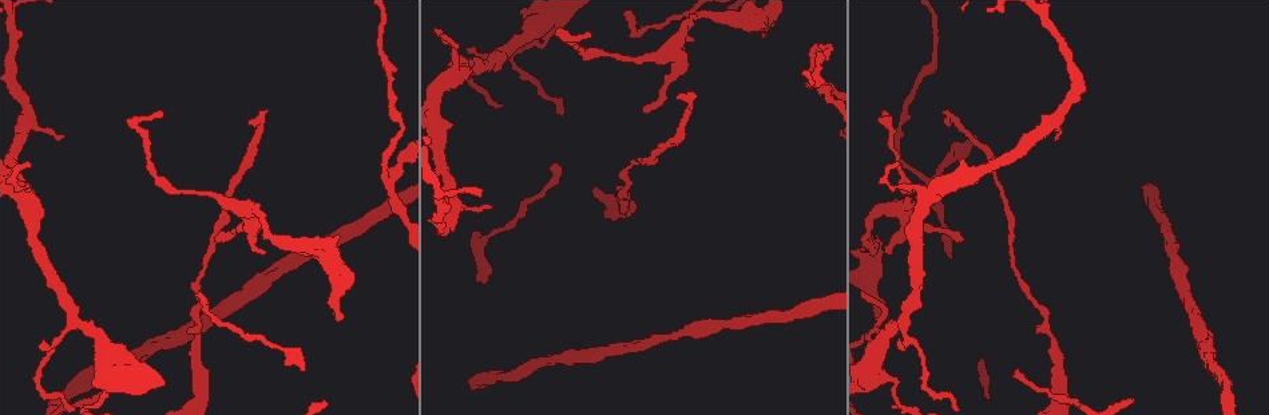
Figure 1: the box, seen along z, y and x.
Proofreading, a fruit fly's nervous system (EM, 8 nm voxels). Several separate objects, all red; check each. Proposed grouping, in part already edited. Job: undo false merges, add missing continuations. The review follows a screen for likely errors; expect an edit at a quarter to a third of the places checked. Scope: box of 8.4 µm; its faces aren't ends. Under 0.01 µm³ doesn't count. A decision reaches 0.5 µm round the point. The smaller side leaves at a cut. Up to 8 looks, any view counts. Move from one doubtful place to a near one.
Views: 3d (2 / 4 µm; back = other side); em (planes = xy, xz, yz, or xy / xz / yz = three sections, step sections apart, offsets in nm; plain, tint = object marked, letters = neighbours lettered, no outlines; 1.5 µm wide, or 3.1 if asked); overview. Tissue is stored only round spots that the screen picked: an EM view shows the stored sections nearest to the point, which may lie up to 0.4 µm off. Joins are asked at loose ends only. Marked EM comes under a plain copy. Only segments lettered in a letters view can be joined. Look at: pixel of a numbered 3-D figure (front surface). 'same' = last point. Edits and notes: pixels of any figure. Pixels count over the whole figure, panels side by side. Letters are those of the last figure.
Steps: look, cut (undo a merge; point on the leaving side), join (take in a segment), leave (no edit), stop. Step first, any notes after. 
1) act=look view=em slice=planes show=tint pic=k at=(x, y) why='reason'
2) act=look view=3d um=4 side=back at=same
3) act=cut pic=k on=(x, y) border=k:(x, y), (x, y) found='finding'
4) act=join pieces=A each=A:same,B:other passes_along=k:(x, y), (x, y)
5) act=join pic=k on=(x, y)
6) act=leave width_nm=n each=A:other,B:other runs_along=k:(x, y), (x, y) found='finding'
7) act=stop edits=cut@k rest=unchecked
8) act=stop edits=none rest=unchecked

act=look view=3d um=2 pic=1 at=(137, 128) why='sharp bend'

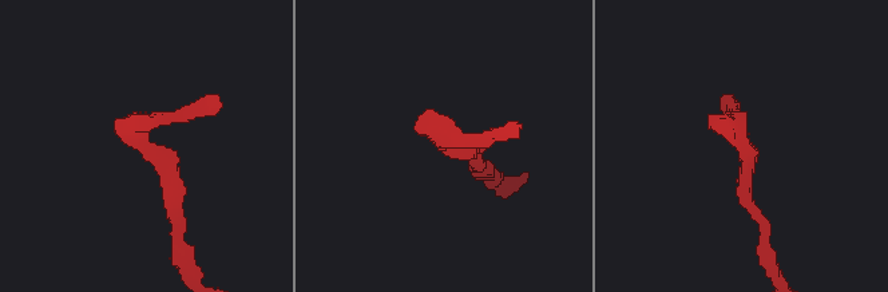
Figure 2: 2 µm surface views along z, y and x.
act=look view=em slice=planes show=tint pic=2 at=(452, 142) why='now the EM'

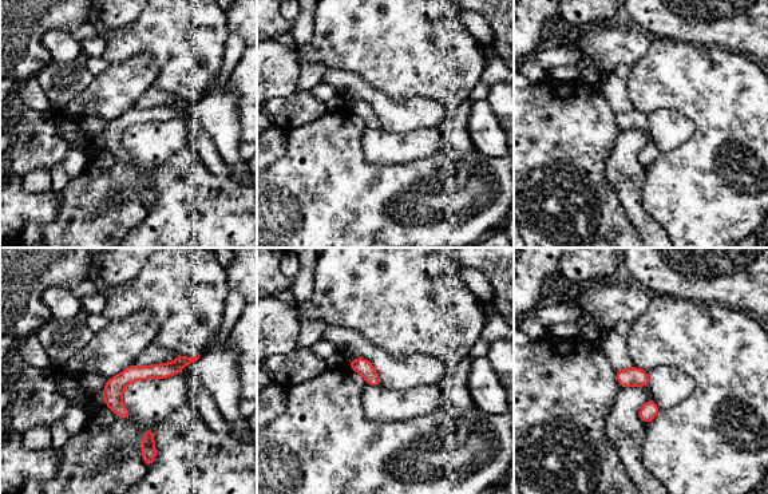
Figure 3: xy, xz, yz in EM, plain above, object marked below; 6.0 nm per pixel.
act=look view=em slice=planes show=letters at=same why='what lies round it'

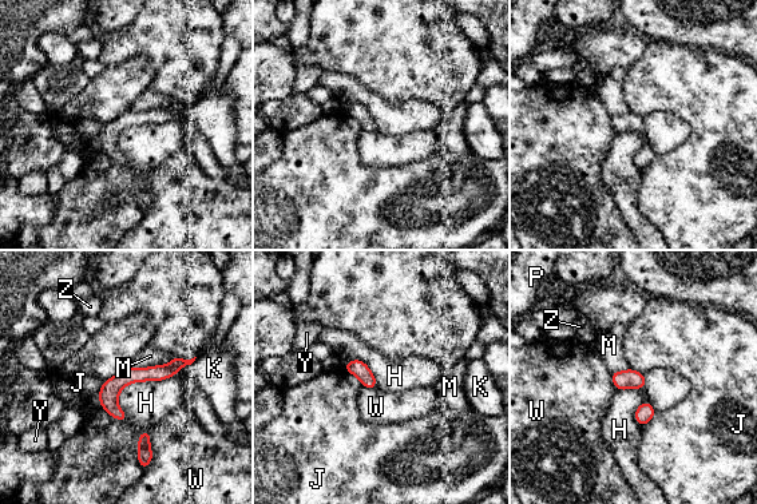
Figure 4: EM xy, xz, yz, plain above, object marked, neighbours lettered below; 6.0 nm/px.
act=leave longest_contact=H:480nm each=H:other,J:other,K:other,M:other,P:other,W:other,Y:other,Z:other border=4:(175, 373), (110, 416) found='one neuron here'

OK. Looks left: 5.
act=look view=3d um=2 pic=1 at=(694, 41) why='free end'

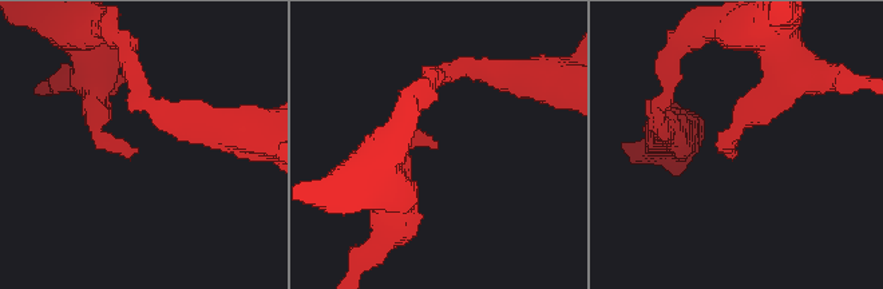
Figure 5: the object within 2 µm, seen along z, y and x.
act=look view=em slice=planes show=letters pic=5 at=(735, 155)

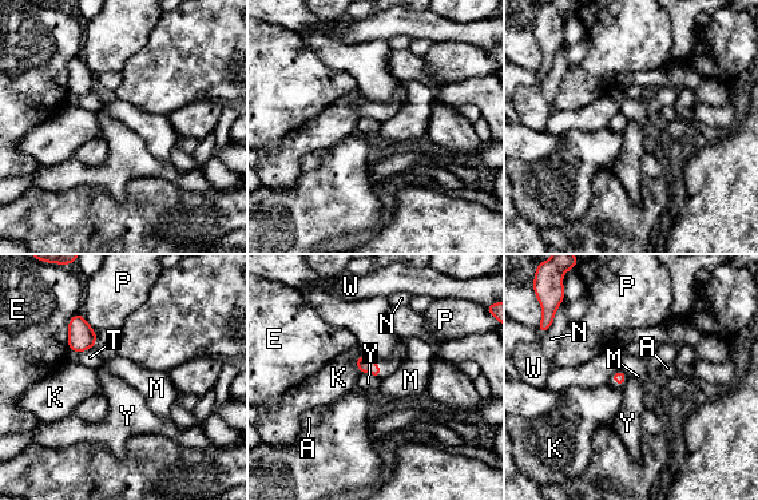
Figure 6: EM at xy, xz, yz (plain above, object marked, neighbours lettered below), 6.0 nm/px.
act=leave each=A:other,E:other,K:other,M:other,N:other,P:other,T:other,W:other,Y:other border=6:(364, 372), (369, 372), (378, 379) found='no lettered segment goes on from it'

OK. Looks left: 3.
act=look view=em slice=planes show=tint pic=1 at=(922, 385) why='abrupt turn'

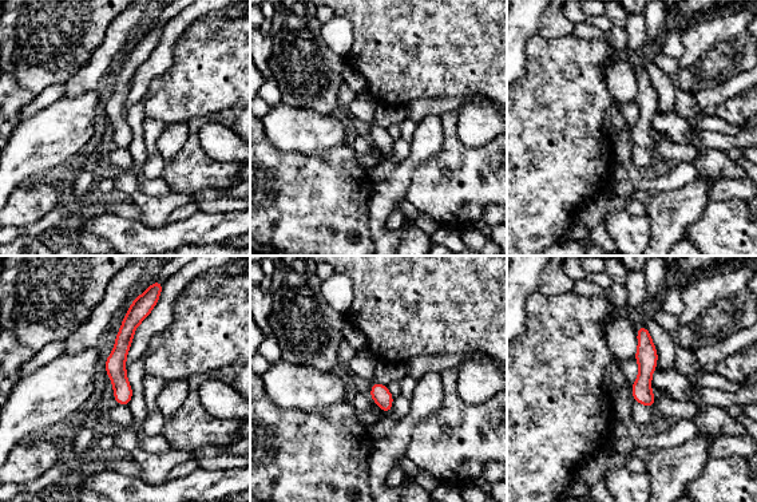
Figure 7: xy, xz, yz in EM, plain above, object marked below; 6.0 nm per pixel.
act=look view=em slice=planes show=letters at=same why='what lies round it'

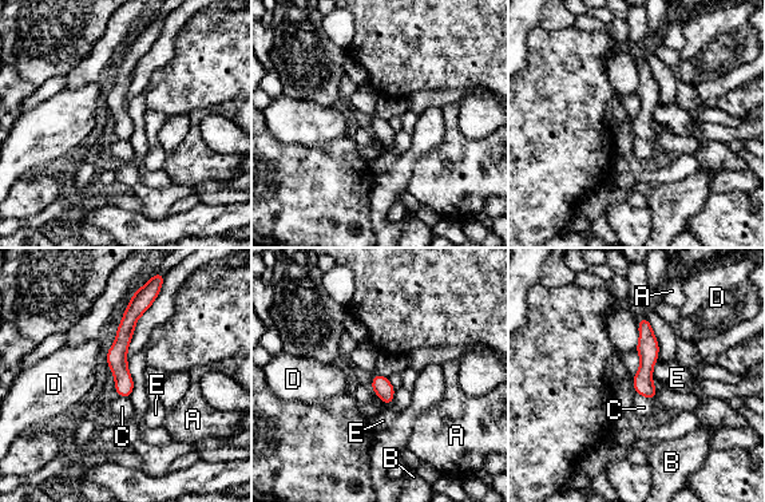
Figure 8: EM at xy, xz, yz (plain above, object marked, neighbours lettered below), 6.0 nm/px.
act=leave width_nm=110 each=A:other,B:other,C:other,D:other,E:other runs_along=8:(137, 297), (119, 348), (122, 392) found='all the same neuron'

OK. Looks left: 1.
act=stop edits=none rest=unchecked

